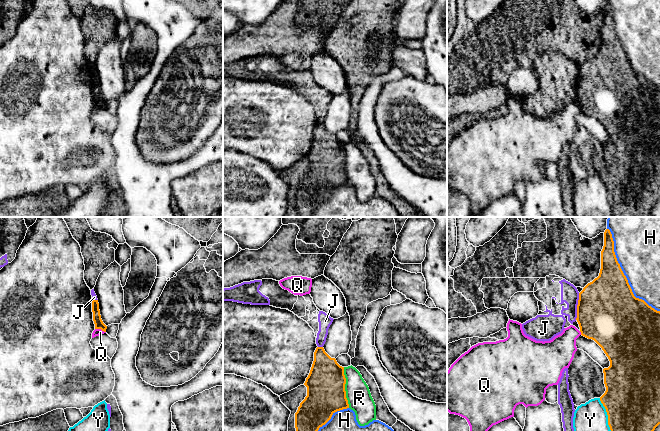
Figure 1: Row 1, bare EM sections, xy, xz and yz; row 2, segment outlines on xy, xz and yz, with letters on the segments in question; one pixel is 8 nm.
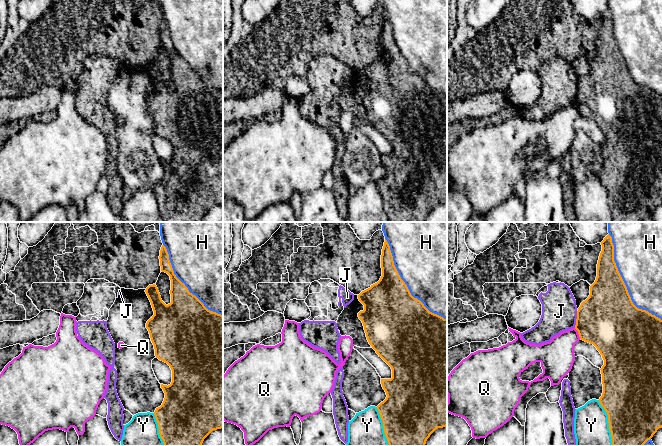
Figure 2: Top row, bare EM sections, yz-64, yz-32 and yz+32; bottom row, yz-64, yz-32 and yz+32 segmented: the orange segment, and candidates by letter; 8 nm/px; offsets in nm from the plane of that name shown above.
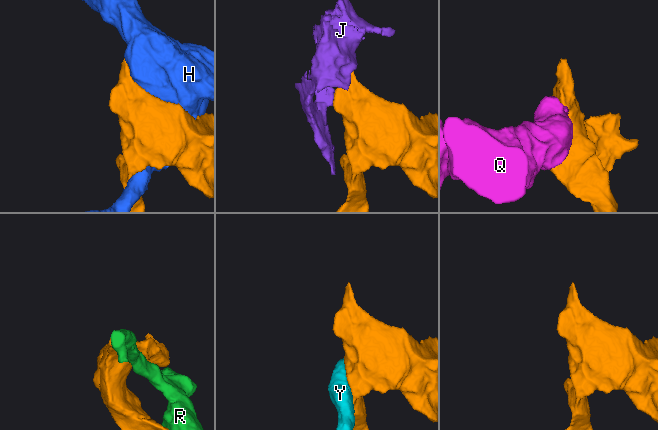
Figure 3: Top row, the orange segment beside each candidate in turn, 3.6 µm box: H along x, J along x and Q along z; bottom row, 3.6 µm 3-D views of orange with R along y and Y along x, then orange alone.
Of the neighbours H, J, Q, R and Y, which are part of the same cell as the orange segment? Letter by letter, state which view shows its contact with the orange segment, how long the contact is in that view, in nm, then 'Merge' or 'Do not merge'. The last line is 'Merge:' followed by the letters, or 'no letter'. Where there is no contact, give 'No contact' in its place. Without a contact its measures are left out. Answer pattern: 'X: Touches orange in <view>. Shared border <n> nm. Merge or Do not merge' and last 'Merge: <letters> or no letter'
H: Touches orange in yz. Shared border 800 nm. Do not merge
J: Touches orange in yz. Shared border 220 nm. Do not merge
Q: Touches orange in xy. Shared border 90 nm. Do not merge
R: Touches orange in xz. Shared border 340 nm. Do not merge
Y: Touches orange in yz. Shared border 360 nm. Do not merge
Merge: no letter

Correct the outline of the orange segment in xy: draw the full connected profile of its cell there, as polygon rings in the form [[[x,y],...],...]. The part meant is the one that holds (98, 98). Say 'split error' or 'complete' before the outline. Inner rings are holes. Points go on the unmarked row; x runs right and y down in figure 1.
complete | [[[92,76],[92,88],[95,105],[101,105],[102,107],[106,108],[107,102],[101,95],[98,76]]]

